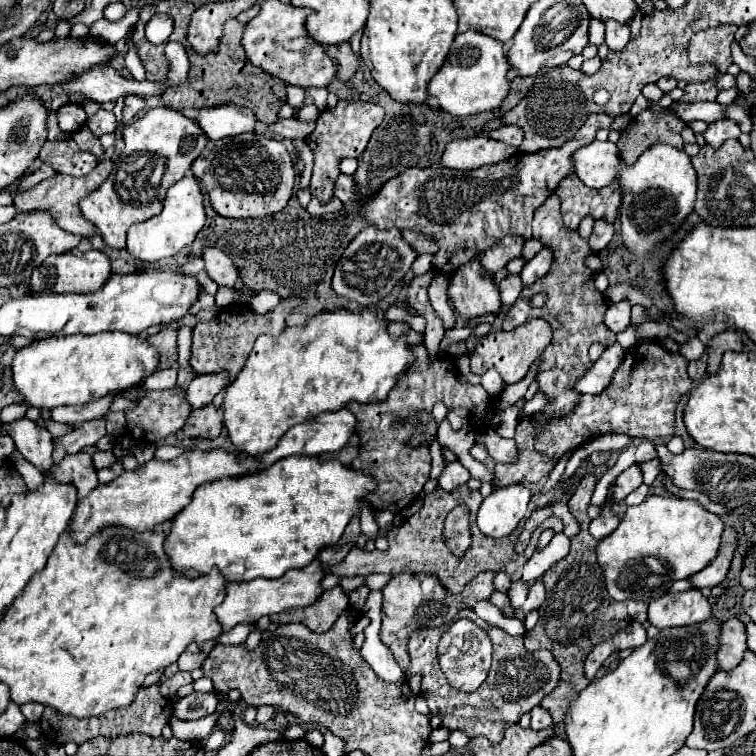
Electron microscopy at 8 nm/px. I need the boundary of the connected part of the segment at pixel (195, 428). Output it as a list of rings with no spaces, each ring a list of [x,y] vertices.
[[[213,404],[193,410],[187,424],[183,426],[183,436],[189,438],[217,438],[223,428],[223,410]]]

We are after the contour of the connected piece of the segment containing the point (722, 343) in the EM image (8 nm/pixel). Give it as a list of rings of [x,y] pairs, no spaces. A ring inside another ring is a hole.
[[[727,328],[725,332],[711,338],[709,348],[707,348],[707,374],[717,372],[719,364],[721,364],[721,356],[725,354],[725,350],[743,350],[741,334],[735,328]]]

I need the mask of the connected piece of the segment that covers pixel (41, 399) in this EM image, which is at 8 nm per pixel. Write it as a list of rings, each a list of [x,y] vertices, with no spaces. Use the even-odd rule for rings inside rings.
[[[127,332],[93,336],[51,336],[21,348],[13,358],[13,382],[25,402],[35,408],[87,404],[113,392],[141,386],[159,366],[159,352],[143,338]]]

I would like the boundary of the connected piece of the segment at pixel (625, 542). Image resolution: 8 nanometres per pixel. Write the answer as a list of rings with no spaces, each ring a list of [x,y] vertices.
[[[649,496],[639,506],[627,508],[619,528],[597,546],[609,596],[619,602],[651,602],[665,596],[675,580],[697,574],[717,556],[723,528],[723,520],[699,502],[677,496]]]

